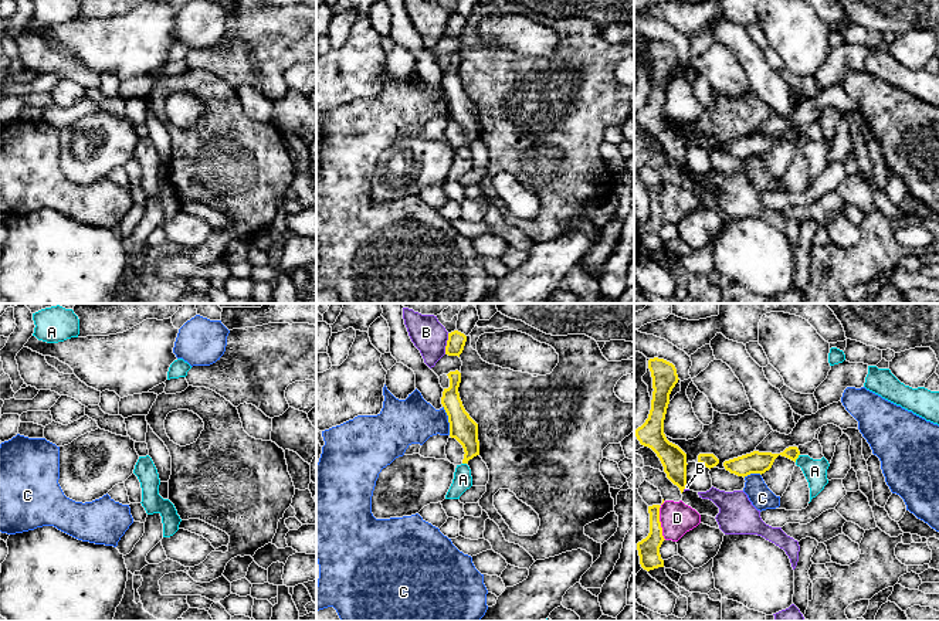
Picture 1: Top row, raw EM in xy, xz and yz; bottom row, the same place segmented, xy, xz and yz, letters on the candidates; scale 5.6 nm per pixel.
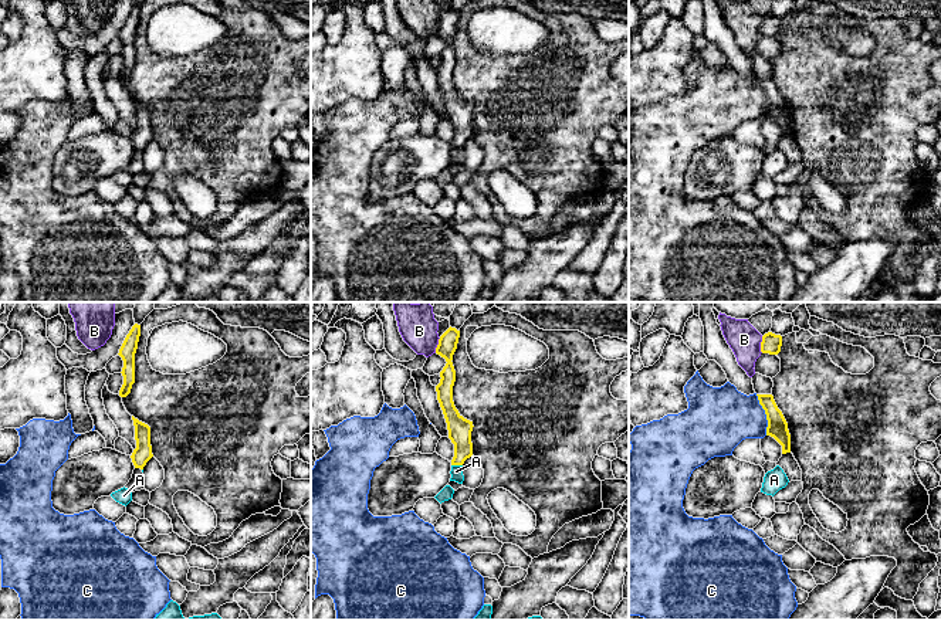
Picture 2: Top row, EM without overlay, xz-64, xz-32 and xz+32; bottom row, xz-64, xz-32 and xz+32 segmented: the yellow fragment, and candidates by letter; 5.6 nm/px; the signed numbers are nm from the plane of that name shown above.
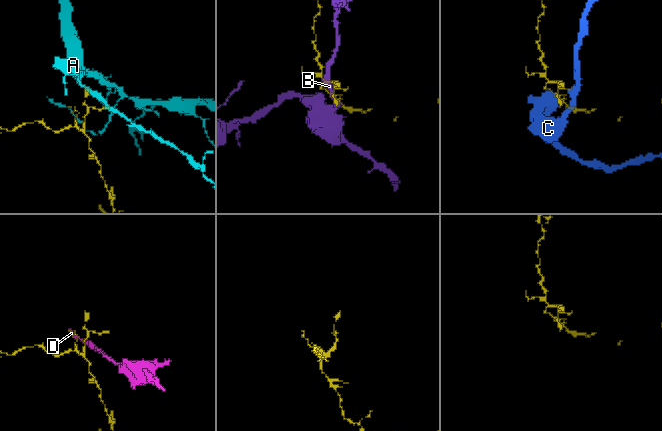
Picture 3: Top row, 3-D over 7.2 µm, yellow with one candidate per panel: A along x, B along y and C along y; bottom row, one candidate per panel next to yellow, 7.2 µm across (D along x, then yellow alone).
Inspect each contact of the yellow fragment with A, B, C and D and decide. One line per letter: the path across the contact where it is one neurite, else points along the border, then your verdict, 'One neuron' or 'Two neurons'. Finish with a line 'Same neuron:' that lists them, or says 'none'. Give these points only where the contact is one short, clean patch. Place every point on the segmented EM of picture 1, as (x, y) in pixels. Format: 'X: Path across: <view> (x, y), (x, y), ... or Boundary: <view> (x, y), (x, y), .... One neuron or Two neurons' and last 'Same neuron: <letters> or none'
A: Boundary: yz (799, 454), (795, 461). Two neurons
B: Boundary: xz (448, 333), (444, 353). Two neurons
C: Boundary: xz (443, 406), (450, 434). Two neurons
D: Boundary: yz (664, 502), (660, 508), (660, 526), (661, 535), (665, 539). Two neurons
Same neuron: none

